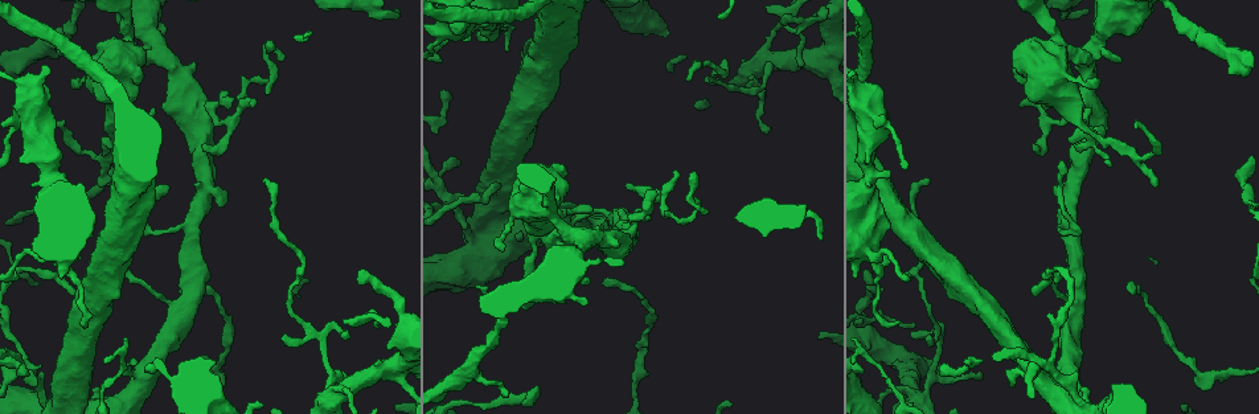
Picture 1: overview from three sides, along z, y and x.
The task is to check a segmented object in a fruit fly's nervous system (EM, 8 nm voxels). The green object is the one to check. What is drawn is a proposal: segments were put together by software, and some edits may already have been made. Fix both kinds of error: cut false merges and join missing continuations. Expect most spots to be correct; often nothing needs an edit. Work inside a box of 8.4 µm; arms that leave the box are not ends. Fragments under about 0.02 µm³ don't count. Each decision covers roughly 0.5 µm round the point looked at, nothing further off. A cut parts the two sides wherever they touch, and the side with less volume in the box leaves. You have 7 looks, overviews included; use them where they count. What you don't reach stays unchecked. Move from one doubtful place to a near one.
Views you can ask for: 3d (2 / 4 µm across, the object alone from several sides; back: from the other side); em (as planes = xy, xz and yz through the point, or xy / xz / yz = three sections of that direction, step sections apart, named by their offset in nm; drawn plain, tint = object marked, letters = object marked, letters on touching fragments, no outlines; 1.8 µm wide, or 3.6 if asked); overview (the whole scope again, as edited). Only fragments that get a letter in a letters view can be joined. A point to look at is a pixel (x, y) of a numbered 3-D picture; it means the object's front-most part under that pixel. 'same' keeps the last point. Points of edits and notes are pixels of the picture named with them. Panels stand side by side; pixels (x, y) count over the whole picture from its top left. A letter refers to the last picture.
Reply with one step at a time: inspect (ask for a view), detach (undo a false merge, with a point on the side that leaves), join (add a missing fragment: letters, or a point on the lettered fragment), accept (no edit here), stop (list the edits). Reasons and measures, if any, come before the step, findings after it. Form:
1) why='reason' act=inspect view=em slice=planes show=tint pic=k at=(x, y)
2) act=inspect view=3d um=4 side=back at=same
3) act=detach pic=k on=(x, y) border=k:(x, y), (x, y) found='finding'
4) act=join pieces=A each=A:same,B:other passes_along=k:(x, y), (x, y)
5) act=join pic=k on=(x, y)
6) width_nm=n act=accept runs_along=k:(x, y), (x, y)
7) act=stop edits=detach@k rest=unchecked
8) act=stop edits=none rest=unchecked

why='long arm stops here' act=inspect view=3d um=4 pic=1 at=(686, 78)

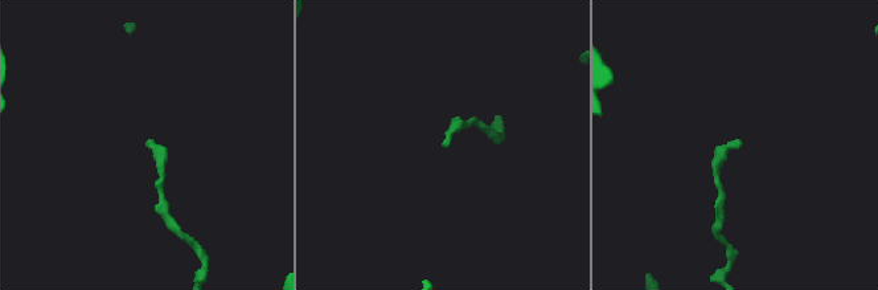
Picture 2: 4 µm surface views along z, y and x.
act=inspect view=em slice=planes show=letters pic=2 at=(740, 144)

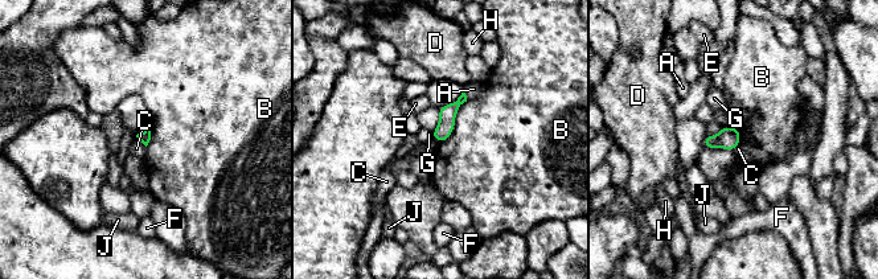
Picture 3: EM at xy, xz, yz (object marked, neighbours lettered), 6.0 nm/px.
act=accept each=A:other,B:other,C:other,D:other,E:other,F:other,G:other,H:other,J:other runs_along=3:(463, 98), (447, 114), (439, 138) found='none of them fits'

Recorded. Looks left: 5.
why='thin neck' act=inspect view=3d um=2 pic=1 at=(659, 208)

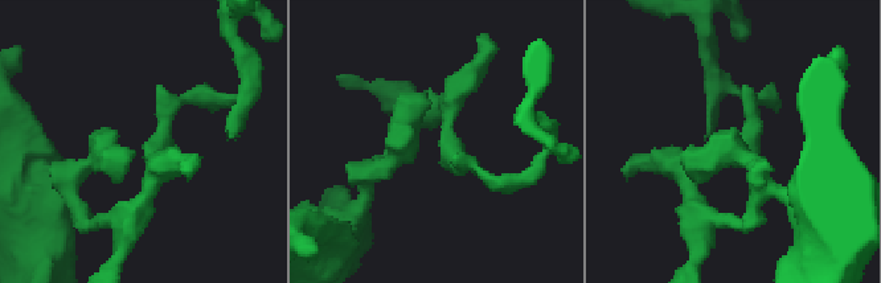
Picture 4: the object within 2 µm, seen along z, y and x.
act=inspect view=em slice=xy step=16 show=tint pic=4 at=(732, 153)

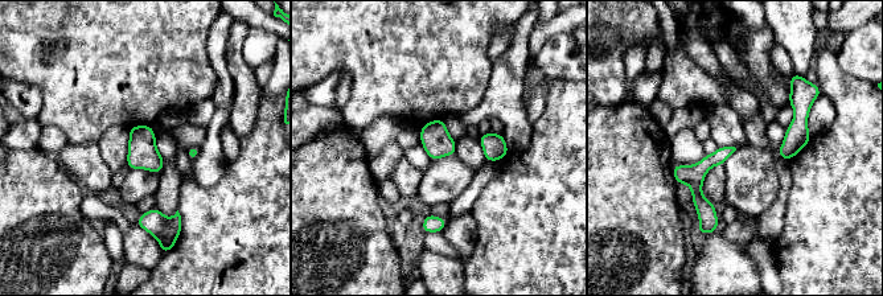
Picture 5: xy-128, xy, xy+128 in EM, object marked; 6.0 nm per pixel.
act=inspect view=em slice=planes show=letters at=same

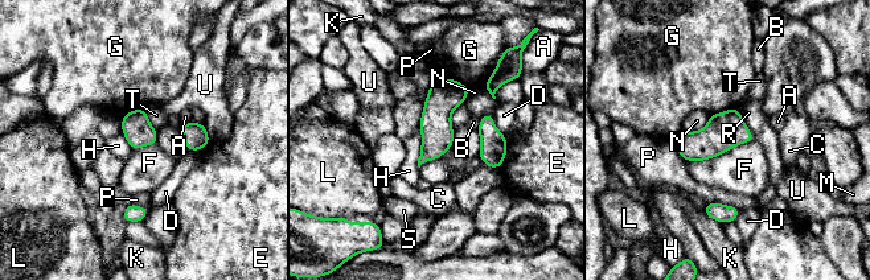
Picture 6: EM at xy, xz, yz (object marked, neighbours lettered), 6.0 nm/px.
act=accept each=A:other,B:other,C:other,D:other,E:other,F:other,G:other,H:other,K:other,L:other,M:other,N:other,P:other,R:other,S:other,T:other,U:other border=6:(754, 139), (705, 160), (684, 161) found='one cell here'

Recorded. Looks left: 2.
why='an open end' act=inspect view=em um=3.6 slice=yz step=4 show=plain pic=1 at=(1012, 385)

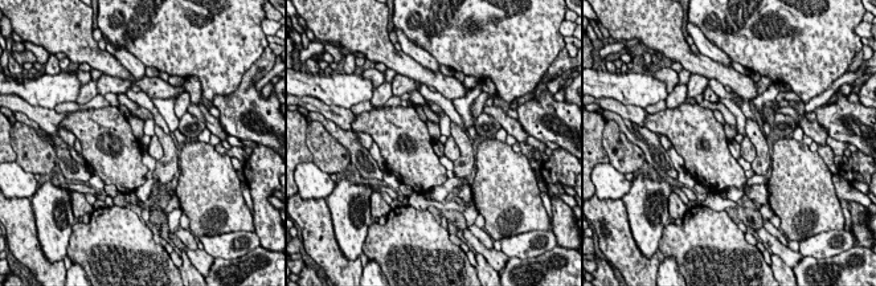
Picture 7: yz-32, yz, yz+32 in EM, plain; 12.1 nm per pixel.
why='see the neighbours' act=inspect view=em um=3.6 slice=yz step=4 show=letters at=same

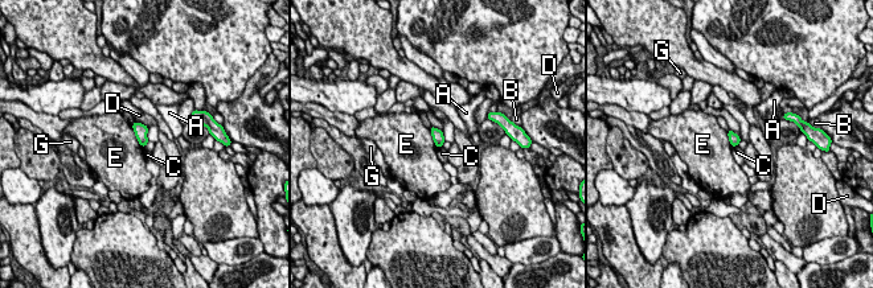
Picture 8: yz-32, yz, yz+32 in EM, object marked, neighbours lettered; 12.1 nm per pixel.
width_nm=140 longest_contact=E:300nm act=accept each=A:other,B:other,C:other,D:other,E:other,G:other found='none of them fits'

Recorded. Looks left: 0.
act=stop edits=none rest=unchecked

